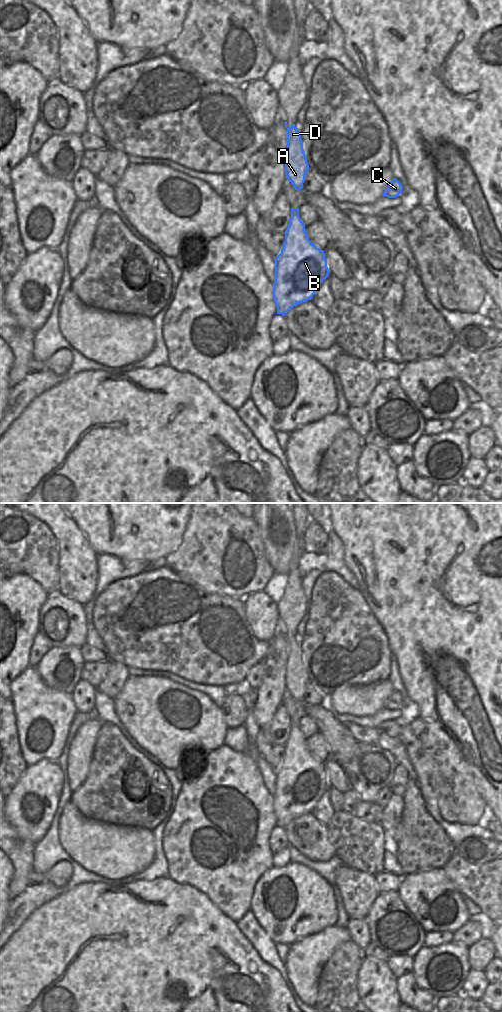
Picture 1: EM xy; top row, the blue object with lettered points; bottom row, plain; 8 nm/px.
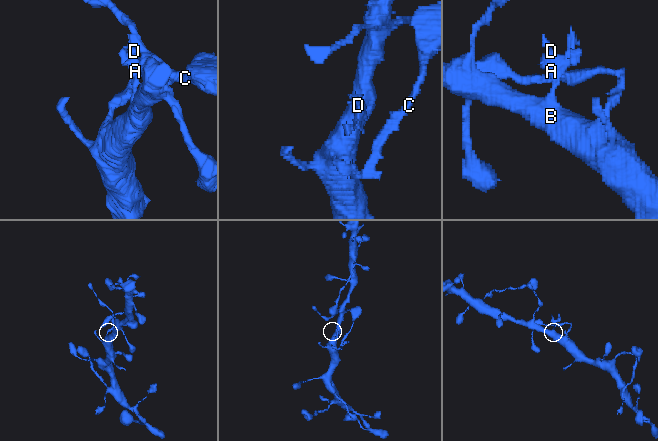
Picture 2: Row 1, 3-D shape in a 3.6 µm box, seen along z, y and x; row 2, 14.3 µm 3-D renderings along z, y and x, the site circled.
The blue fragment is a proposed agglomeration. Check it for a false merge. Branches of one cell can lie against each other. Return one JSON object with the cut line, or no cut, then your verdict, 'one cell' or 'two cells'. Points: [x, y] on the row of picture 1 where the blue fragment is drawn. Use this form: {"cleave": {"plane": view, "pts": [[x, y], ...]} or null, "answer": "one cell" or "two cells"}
{"cleave": {"plane": "xy", "pts": [[291, 213], [298, 214]]}, "answer": "two cells"}

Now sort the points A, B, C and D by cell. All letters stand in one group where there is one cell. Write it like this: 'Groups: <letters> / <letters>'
Groups: A D / B C

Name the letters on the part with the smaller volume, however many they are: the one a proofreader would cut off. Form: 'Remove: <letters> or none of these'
Remove: A, D

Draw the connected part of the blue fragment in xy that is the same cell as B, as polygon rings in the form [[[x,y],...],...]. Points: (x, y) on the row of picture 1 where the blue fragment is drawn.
[[[291,214],[281,253],[275,258],[273,299],[277,307],[277,314],[284,316],[294,306],[311,300],[328,276],[329,269],[324,251],[311,243],[299,214]]]

